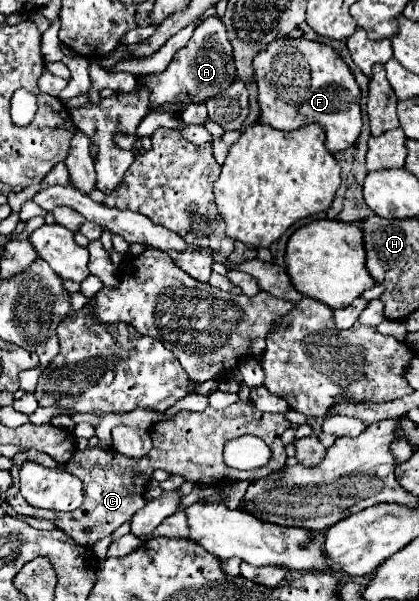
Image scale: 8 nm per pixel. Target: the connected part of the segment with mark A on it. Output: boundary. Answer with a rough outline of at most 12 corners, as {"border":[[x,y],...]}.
{"border":[[218,17],[162,73],[140,75],[150,107],[206,103],[236,79]]}

